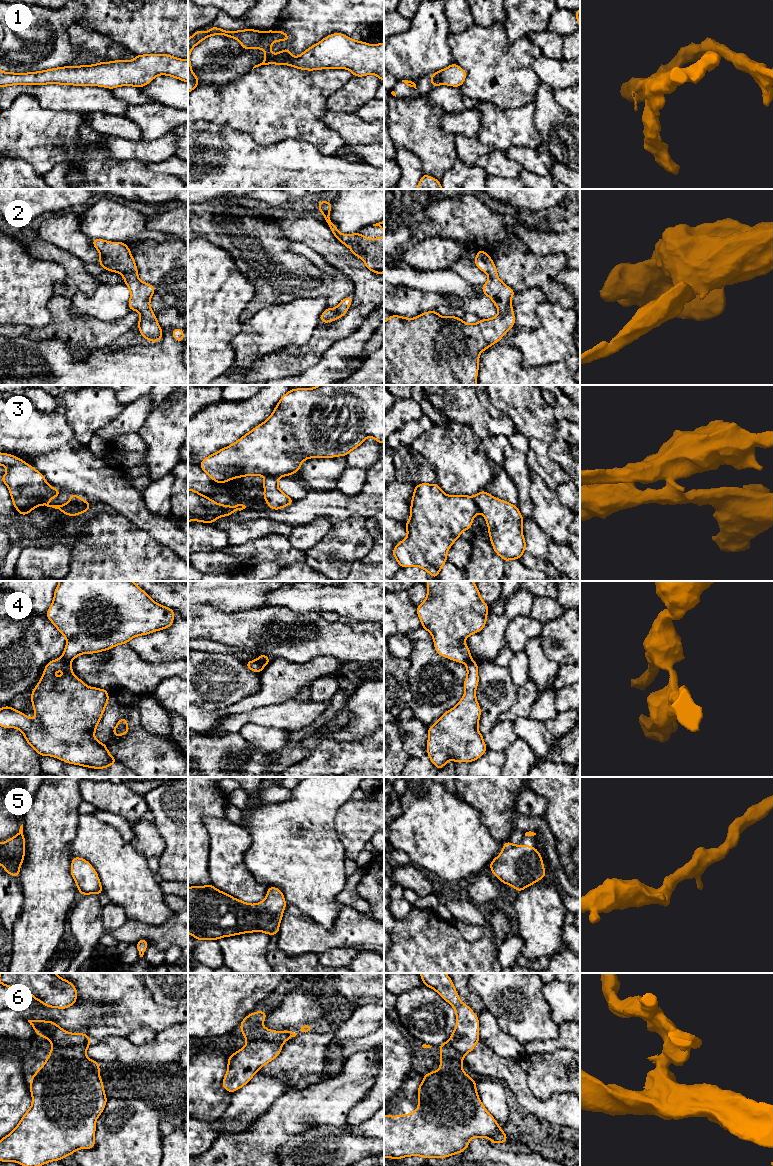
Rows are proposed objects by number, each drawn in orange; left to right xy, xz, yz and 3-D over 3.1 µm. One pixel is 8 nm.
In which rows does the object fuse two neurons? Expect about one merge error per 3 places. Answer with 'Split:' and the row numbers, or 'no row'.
Split: 3, 4, 6

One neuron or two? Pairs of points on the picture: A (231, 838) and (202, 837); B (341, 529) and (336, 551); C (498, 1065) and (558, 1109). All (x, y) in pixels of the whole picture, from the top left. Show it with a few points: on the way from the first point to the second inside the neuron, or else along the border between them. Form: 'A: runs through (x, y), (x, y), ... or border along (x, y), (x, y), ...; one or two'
A: border along (224, 818), (204, 819), (209, 835), (208, 860); two
B: runs through (341, 534), (341, 543), (338, 546); one
C: runs through (513, 1080), (539, 1108), (543, 1109); one

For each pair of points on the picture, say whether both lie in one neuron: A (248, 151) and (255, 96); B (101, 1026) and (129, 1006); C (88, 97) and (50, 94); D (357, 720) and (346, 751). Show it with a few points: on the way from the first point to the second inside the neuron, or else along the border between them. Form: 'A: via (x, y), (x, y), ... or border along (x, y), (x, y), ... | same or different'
A: border along (280, 142), (272, 144), (256, 143) | different
B: via (108, 1020), (122, 1009) | same
C: via (79, 97), (59, 97) | same
D: border along (372, 732), (360, 740), (337, 741), (327, 739) | different

